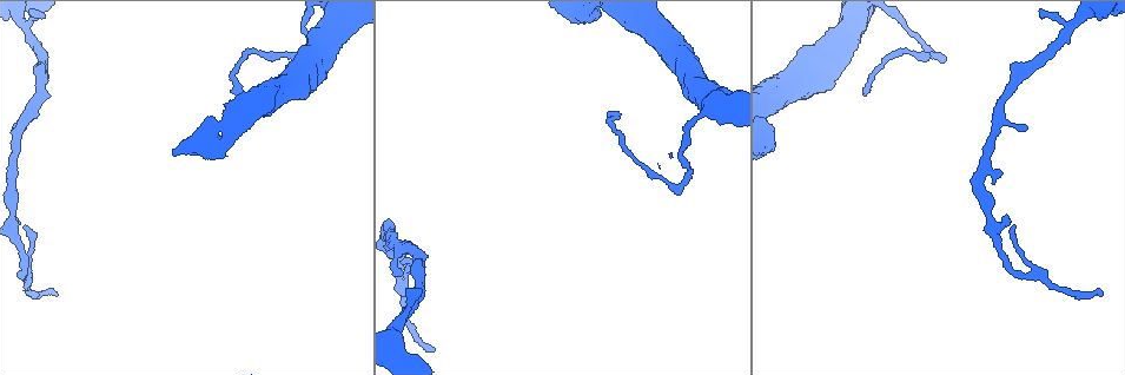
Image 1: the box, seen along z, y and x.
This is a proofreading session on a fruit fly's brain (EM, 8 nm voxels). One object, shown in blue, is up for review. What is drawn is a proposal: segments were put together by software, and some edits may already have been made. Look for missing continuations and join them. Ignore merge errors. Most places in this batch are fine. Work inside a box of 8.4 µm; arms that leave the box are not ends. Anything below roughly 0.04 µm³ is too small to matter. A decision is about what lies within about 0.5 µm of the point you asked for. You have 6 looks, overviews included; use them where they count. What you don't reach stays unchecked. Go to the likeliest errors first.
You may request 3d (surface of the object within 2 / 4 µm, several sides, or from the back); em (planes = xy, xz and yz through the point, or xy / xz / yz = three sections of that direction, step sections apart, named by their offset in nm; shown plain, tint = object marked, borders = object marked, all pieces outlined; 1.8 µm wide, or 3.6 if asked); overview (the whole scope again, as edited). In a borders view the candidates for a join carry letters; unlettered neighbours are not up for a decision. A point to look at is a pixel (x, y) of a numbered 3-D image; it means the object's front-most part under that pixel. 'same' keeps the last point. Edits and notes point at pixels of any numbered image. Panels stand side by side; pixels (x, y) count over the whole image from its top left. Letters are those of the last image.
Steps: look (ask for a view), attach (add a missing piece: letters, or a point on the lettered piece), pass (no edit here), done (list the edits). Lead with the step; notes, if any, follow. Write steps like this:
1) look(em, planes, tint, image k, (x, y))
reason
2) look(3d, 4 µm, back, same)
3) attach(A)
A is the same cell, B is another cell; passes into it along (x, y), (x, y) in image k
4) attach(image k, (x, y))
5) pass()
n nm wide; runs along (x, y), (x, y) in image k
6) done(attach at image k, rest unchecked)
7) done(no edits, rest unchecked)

look(3d, 4 µm, image 1, (433, 349))
branch stops here

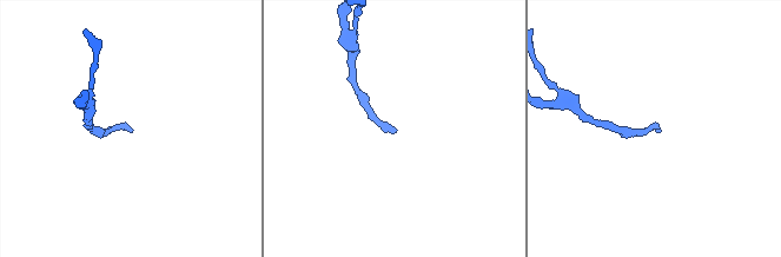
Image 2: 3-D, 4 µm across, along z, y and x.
look(em, planes, borders, image 2, (660, 129))
shape alone is not enough

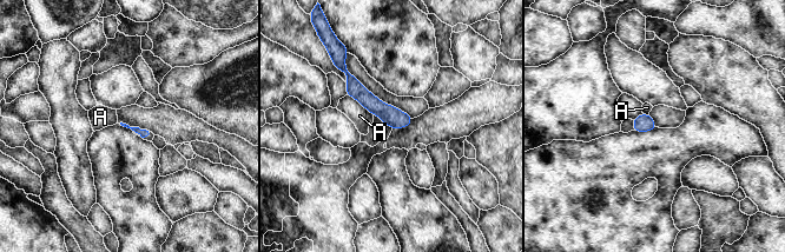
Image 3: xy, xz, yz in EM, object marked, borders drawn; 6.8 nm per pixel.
pass()
A is another cell; border along (347, 94), (355, 98), (373, 114) in image 3; no lettered piece goes on from it

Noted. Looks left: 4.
look(em, xz, step 8, tint, image 1, (1014, 226))
free end

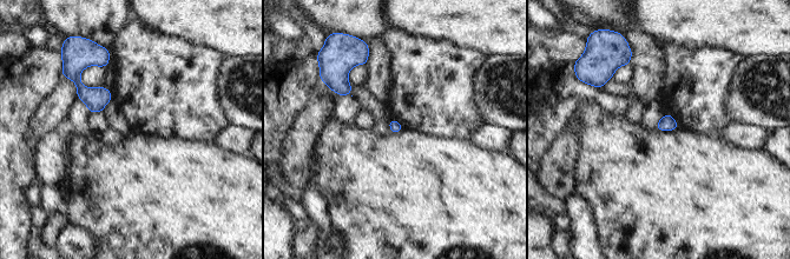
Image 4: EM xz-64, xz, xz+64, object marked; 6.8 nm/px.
look(em, xz, step 8, borders, same)

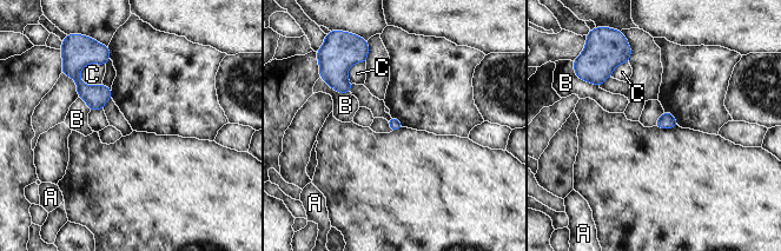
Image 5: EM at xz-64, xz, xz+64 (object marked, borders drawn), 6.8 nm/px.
pass()
80 nm wide; A, B and C are other cells; border along (105, 64), (86, 64), (80, 80) in image 5; none of them fits

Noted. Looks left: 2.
look(em, planes, borders, image 1, (615, 113))
tapers out

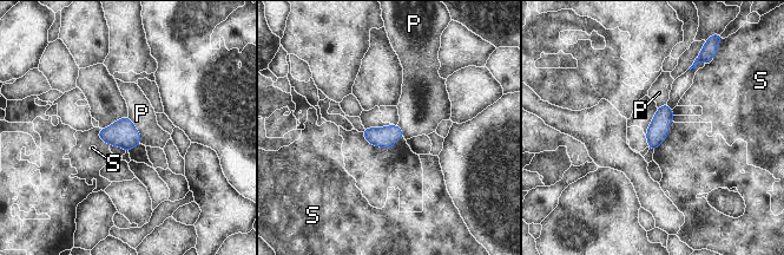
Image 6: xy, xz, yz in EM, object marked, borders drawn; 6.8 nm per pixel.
pass()
140 nm wide; P and S are other cells; no lettered piece goes on from it

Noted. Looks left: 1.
done(no edits, rest unchecked)

